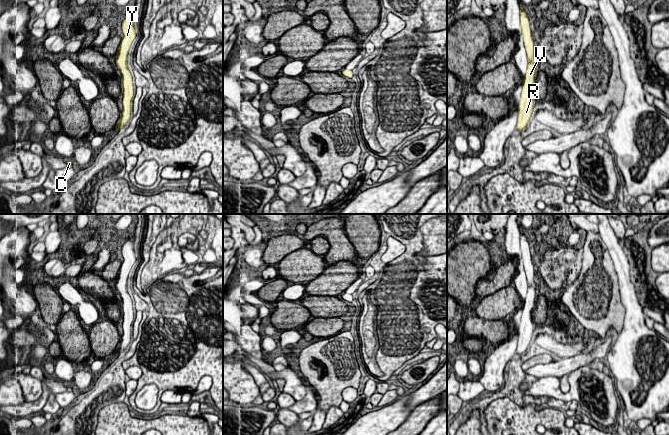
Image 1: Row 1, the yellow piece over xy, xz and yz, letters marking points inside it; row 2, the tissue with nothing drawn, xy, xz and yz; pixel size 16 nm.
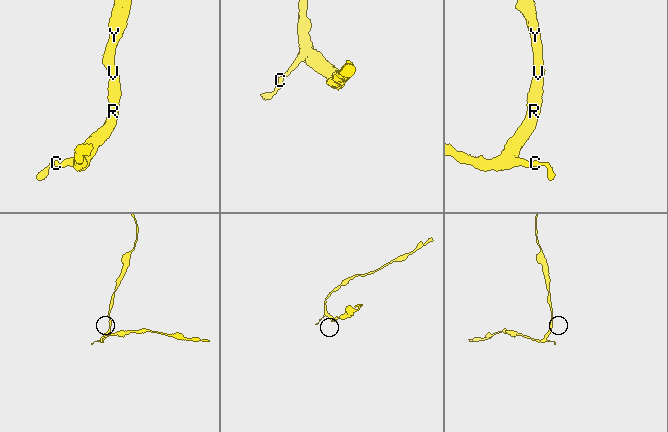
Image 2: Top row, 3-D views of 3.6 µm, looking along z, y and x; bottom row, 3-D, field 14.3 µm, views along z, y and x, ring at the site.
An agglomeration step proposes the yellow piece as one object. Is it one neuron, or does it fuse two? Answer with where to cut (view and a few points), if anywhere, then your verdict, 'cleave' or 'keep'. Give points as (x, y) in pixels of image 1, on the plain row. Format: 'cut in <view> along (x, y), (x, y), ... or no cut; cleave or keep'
no cut; keep

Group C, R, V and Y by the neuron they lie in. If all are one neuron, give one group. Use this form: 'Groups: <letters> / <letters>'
Groups: C R V Y

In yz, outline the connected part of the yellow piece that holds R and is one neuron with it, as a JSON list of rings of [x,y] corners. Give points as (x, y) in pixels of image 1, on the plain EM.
[[[521,230],[519,231],[519,233],[521,258],[523,260],[527,282],[527,294],[525,302],[523,304],[521,322],[518,330],[518,343],[516,349],[516,354],[520,356],[522,354],[525,354],[527,348],[529,347],[533,335],[533,330],[535,328],[535,324],[532,318],[532,312],[535,308],[537,294],[535,293],[534,288],[535,269],[532,262],[530,245],[524,234],[524,231]]]

